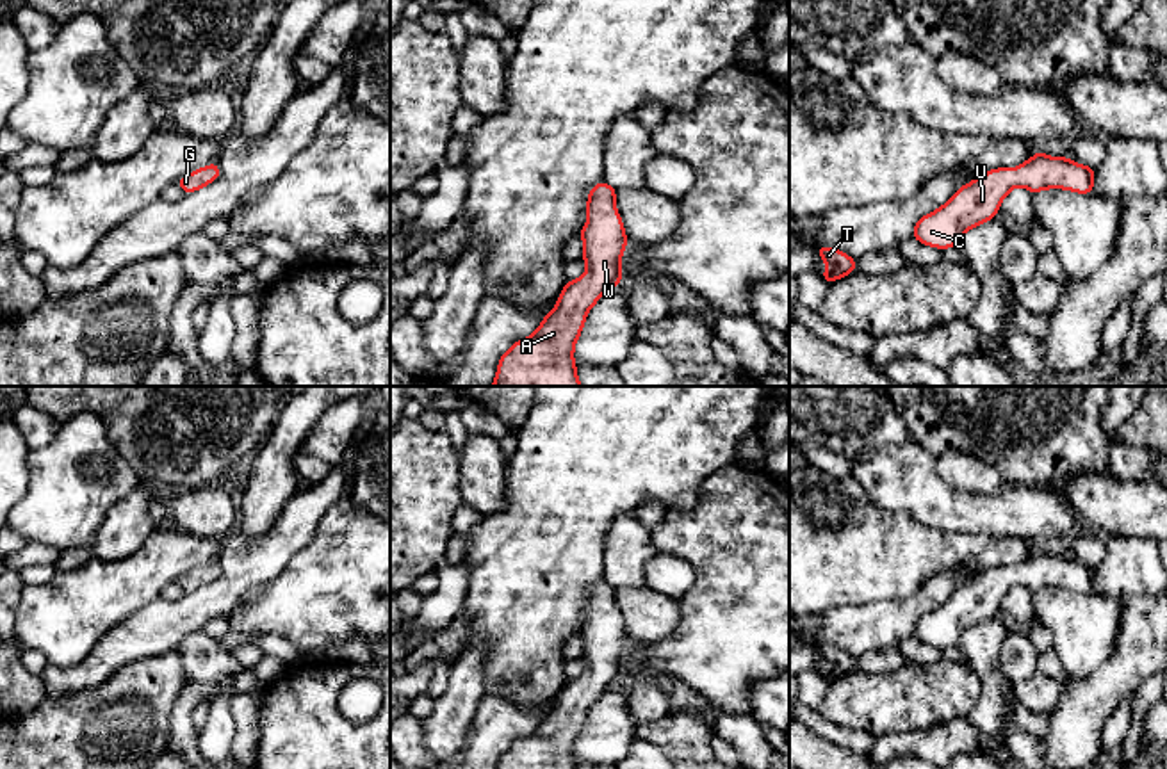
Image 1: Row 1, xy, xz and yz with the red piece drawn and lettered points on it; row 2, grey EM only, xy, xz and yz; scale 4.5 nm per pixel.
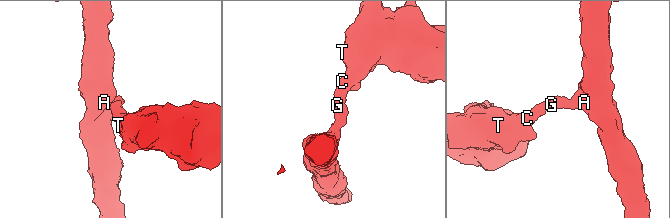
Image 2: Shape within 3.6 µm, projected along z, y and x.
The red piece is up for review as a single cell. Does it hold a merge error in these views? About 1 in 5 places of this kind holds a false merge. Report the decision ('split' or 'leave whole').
leave whole

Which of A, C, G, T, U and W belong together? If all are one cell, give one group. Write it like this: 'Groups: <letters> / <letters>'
Groups: A C G T U W

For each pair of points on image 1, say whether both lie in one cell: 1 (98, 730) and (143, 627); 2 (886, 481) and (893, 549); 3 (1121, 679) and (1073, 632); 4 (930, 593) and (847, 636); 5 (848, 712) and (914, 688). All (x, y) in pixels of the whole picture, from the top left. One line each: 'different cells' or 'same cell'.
1: different cells
2: different cells
3: different cells
4: same cell
5: same cell

